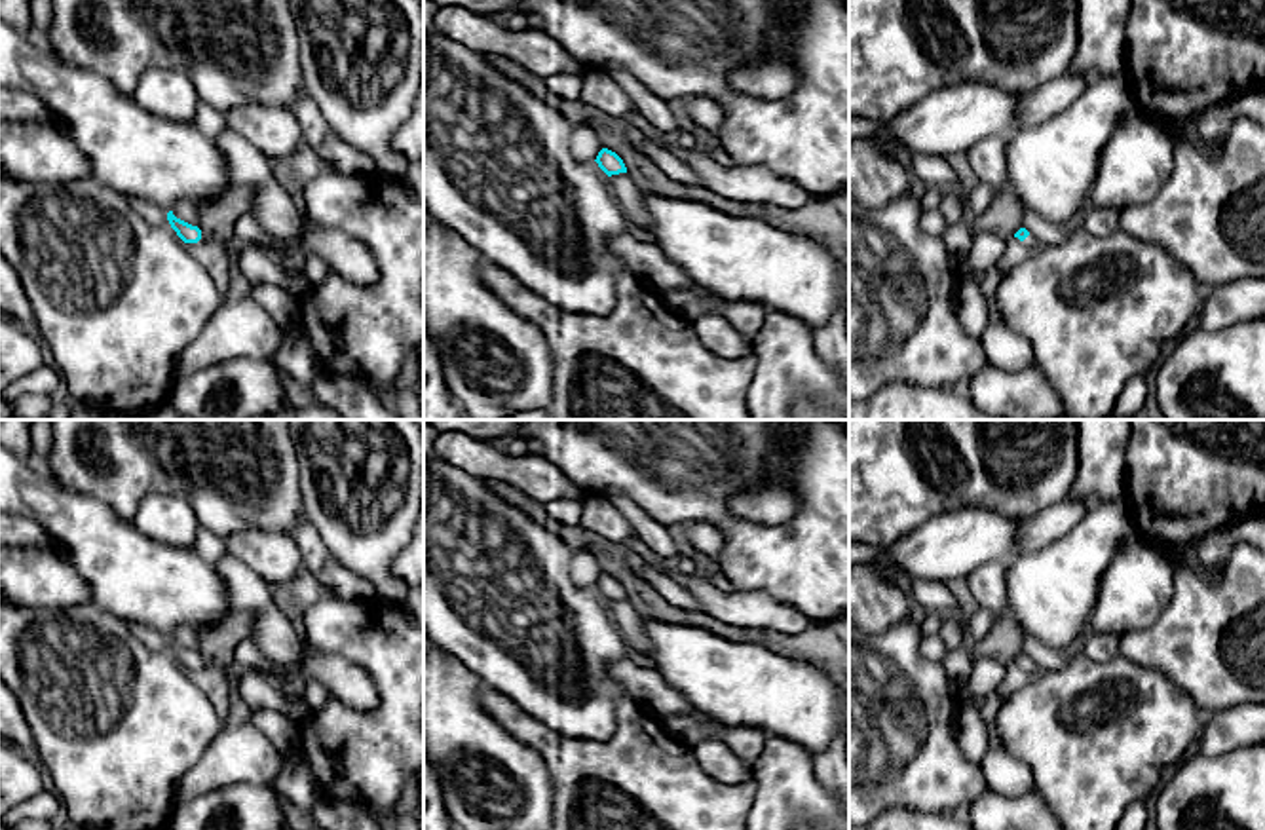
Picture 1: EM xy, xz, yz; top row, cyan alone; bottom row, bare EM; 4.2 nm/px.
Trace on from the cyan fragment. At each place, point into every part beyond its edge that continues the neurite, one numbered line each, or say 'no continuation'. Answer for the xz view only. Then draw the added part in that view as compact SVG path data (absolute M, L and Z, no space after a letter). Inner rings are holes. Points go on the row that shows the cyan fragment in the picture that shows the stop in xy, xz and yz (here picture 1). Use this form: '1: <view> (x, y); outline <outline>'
no continuation

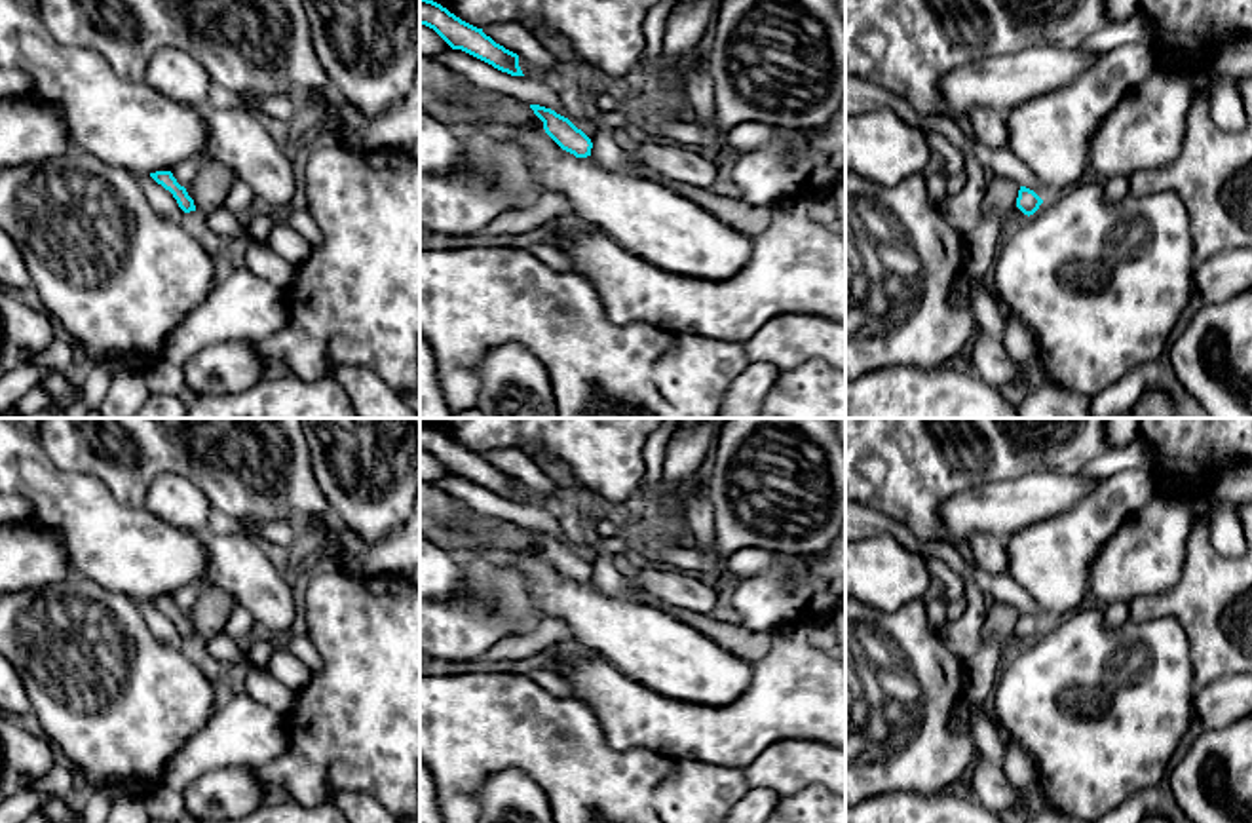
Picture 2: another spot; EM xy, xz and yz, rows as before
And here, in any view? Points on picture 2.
no continuation

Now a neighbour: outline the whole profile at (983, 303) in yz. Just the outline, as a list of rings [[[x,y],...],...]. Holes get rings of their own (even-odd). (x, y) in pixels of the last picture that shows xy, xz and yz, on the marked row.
[[[969,276],[969,310],[973,312],[978,327],[984,335],[1001,338],[1005,331],[1005,312],[994,293],[988,289],[984,279]]]

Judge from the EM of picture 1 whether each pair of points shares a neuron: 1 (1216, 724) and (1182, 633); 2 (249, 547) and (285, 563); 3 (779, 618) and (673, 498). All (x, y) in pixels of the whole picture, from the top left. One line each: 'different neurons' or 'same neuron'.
1: different neurons
2: same neuron
3: different neurons

